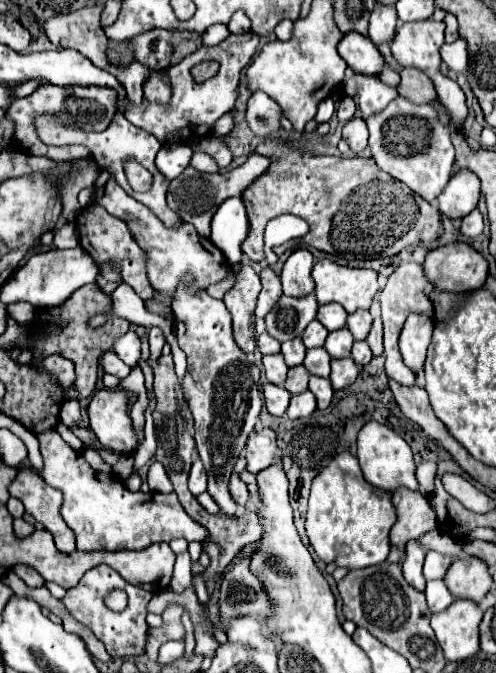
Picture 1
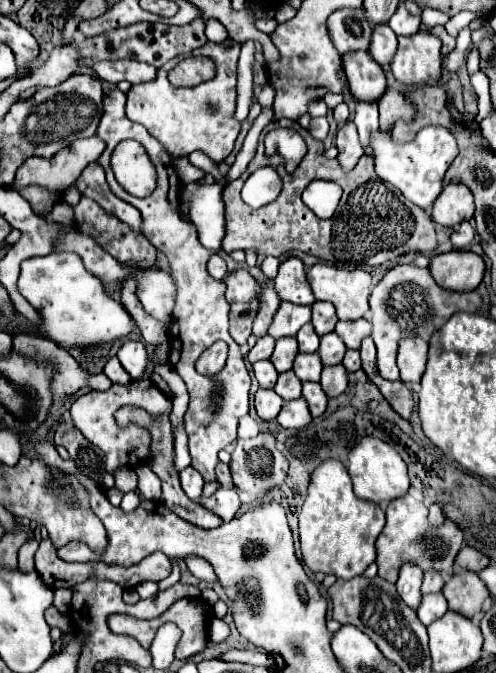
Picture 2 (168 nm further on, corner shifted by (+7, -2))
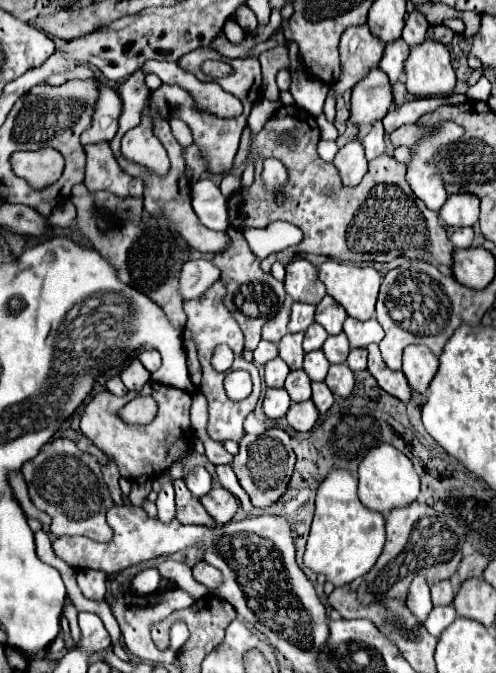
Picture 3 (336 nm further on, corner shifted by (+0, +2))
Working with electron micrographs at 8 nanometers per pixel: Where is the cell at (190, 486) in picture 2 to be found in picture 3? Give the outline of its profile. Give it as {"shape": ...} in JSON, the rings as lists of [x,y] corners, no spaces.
{"shape":[[[202,466],[192,468],[192,470],[184,476],[184,482],[186,482],[188,490],[190,490],[196,498],[200,498],[200,496],[204,496],[204,494],[208,494],[208,492],[212,490],[212,476],[210,476],[208,470],[202,468]]]}

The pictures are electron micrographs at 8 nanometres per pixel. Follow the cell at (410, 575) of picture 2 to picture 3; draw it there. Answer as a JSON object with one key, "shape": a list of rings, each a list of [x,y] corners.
{"shape":[[[416,576],[416,580],[410,584],[410,594],[408,594],[406,604],[408,604],[408,610],[414,614],[416,622],[424,624],[424,620],[428,618],[428,614],[434,606],[430,600],[430,588],[428,588],[428,584],[424,584],[422,576]]]}

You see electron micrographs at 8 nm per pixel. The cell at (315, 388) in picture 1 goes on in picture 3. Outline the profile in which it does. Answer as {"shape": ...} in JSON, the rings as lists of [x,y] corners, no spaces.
{"shape":[[[312,382],[312,402],[316,404],[320,414],[324,414],[332,406],[334,396],[332,396],[332,392],[328,390],[328,386],[324,382]]]}

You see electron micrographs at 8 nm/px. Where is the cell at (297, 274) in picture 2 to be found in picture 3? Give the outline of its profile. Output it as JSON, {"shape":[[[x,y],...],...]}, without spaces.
{"shape":[[[302,256],[294,258],[286,266],[286,292],[294,302],[318,304],[326,296],[326,288],[318,278],[318,270]]]}

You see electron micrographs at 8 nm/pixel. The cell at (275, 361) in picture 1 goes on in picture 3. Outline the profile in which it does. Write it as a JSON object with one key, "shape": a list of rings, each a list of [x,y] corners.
{"shape":[[[274,358],[264,366],[264,382],[268,388],[282,388],[290,368],[282,358]]]}

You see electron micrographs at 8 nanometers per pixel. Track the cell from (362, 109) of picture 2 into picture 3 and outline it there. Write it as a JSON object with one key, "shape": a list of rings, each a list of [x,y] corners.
{"shape":[[[380,120],[376,124],[372,124],[370,132],[362,138],[362,146],[366,150],[366,158],[368,160],[374,160],[380,154],[384,154],[386,142],[384,142],[384,128],[382,128],[382,122]]]}

